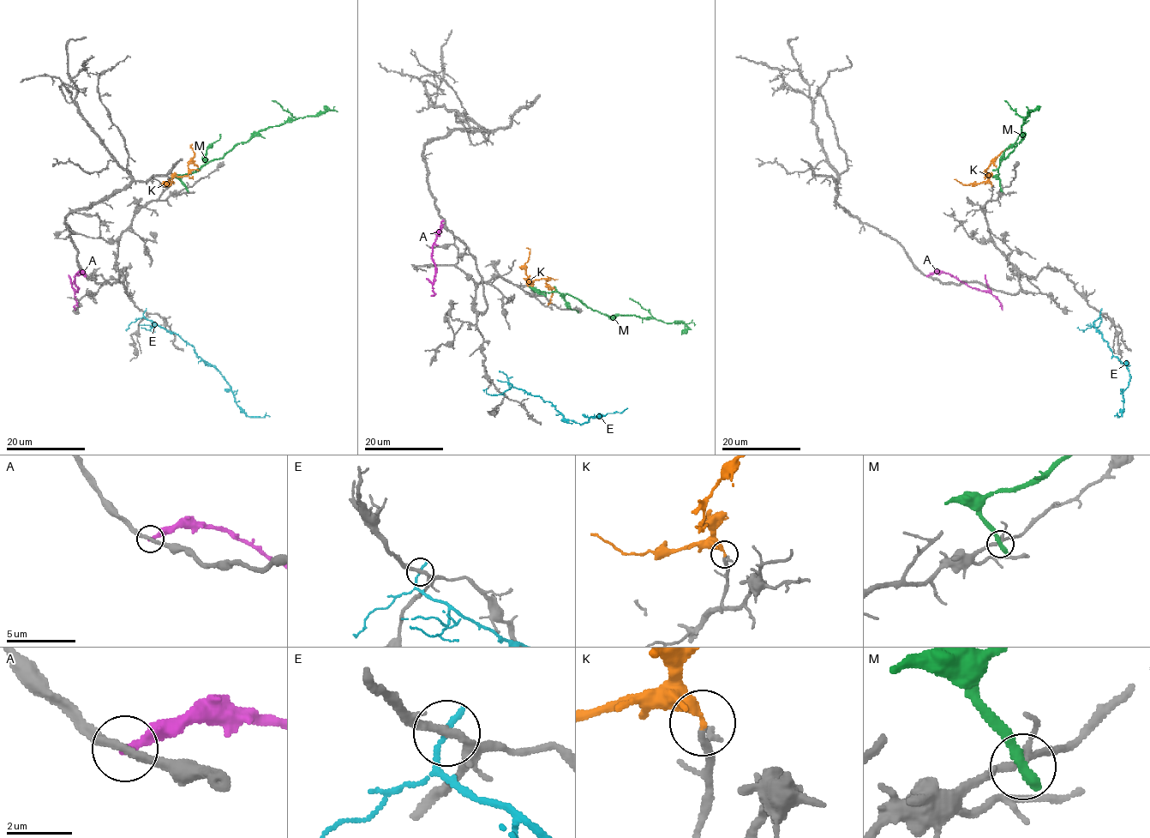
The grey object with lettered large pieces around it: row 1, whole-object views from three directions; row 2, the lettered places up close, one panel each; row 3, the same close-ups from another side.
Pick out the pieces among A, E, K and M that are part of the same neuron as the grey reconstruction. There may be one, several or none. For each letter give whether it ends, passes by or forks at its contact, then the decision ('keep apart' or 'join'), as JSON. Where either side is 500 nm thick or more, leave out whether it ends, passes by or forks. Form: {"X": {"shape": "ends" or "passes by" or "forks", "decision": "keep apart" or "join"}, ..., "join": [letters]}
{"A": {"shape": "ends", "decision": "keep apart"}, "E": {"shape": "ends", "decision": "keep apart"}, "K": {"shape": "ends", "decision": "join"}, "M": {"shape": "ends", "decision": "keep apart"}, "join": ["K"]}

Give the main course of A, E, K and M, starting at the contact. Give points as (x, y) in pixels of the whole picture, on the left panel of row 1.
A: (85, 275), (78, 273), (75, 276), (75, 310)
E: (144, 312), (212, 365), (248, 416), (270, 416)
K: (170, 185), (170, 181), (175, 176), (188, 174), (188, 162), (194, 157), (192, 144)
M: (186, 189), (182, 176), (221, 158), (260, 131), (329, 110), (324, 106)

